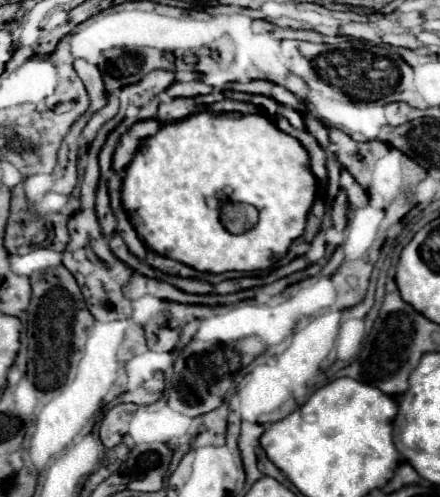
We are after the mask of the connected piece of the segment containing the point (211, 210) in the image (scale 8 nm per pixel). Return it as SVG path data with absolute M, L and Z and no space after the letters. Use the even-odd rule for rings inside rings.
M208 111L162 125L156 135L142 143L122 183L122 205L138 237L158 255L204 273L268 269L274 259L284 257L290 243L304 233L314 195L316 177L312 177L310 171L308 151L302 149L298 139L282 133L264 115L214 115ZM220 199L254 205L260 213L258 225L244 235L228 233L220 225Z

